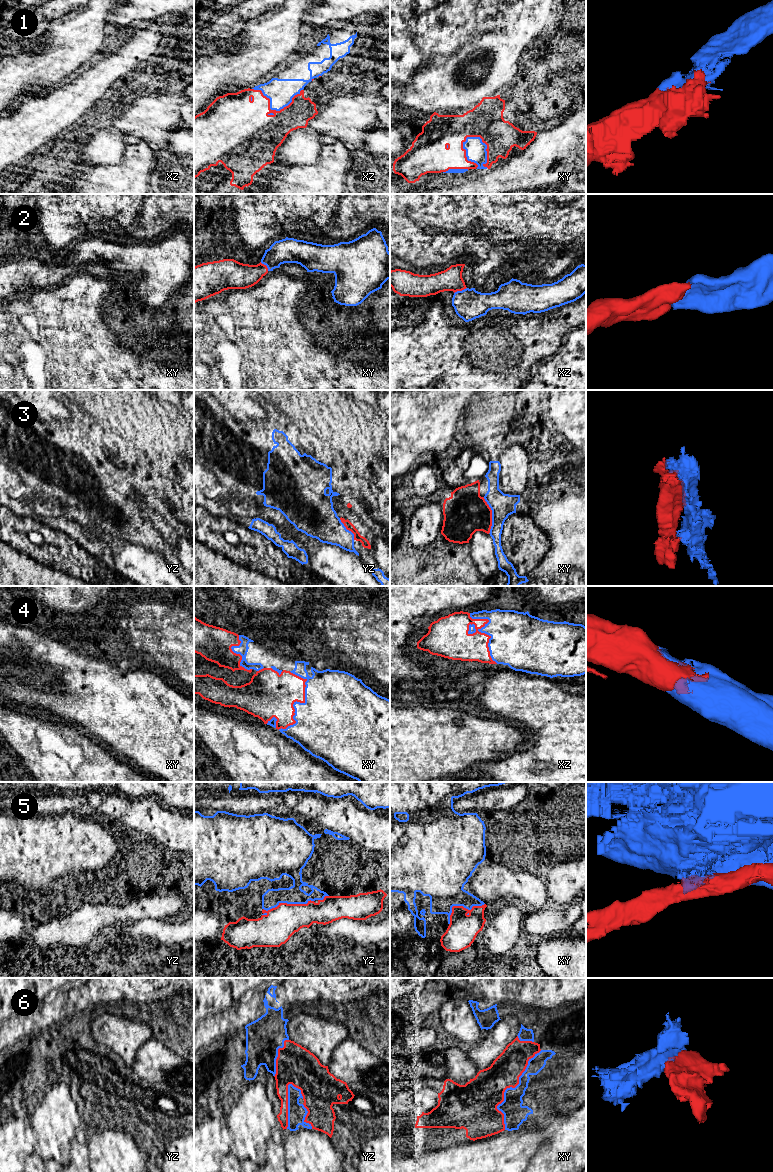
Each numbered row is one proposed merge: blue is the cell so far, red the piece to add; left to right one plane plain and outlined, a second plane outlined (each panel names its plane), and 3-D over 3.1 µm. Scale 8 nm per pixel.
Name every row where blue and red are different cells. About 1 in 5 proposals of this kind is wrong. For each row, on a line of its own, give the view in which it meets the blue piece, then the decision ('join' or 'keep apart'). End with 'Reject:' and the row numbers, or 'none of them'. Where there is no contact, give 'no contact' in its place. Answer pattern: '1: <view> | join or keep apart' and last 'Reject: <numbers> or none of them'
1: xy | join
2: xz | join
3: xy | join
4: xz | join
5: yz | keep apart
6: xy | join
Reject: 5

